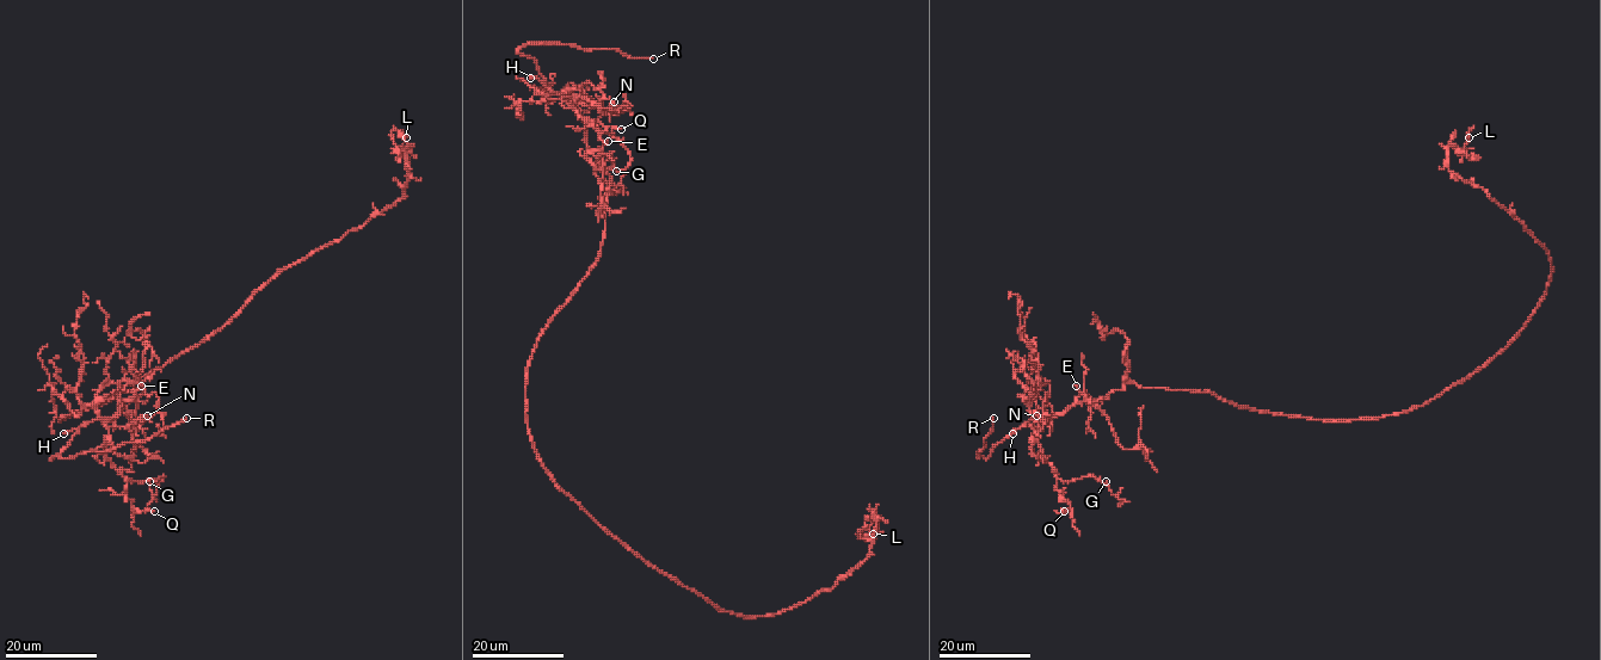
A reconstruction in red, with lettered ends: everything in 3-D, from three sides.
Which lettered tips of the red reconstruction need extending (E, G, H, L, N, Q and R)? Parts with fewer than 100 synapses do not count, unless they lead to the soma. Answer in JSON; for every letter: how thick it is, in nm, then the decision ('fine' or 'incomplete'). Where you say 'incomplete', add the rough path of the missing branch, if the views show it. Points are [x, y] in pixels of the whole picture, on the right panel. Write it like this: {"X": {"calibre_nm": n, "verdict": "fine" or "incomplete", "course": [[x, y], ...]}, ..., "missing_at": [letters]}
{"E": {"calibre_nm": 140, "verdict": "fine"}, "G": {"calibre_nm": 140, "verdict": "fine"}, "H": {"calibre_nm": 120, "verdict": "fine"}, "L": {"calibre_nm": 160, "verdict": "fine"}, "N": {"calibre_nm": 300, "verdict": "fine"}, "Q": {"calibre_nm": 110, "verdict": "fine"}, "R": {"calibre_nm": 200, "verdict": "incomplete", "course": [[993, 418], [1001, 401]]}, "missing_at": ["R"]}

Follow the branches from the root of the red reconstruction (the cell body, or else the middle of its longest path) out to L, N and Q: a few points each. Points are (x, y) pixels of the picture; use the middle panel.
L: (529, 432), (602, 526), (724, 611), (829, 591), (870, 554), (872, 513), (859, 534), (873, 534)
N: (529, 432), (533, 349), (596, 260), (605, 226), (610, 177), (585, 155), (572, 99), (602, 110), (614, 102)
Q: (529, 432), (533, 349), (596, 260), (605, 226), (610, 177), (585, 155), (572, 99), (598, 135), (621, 129)

